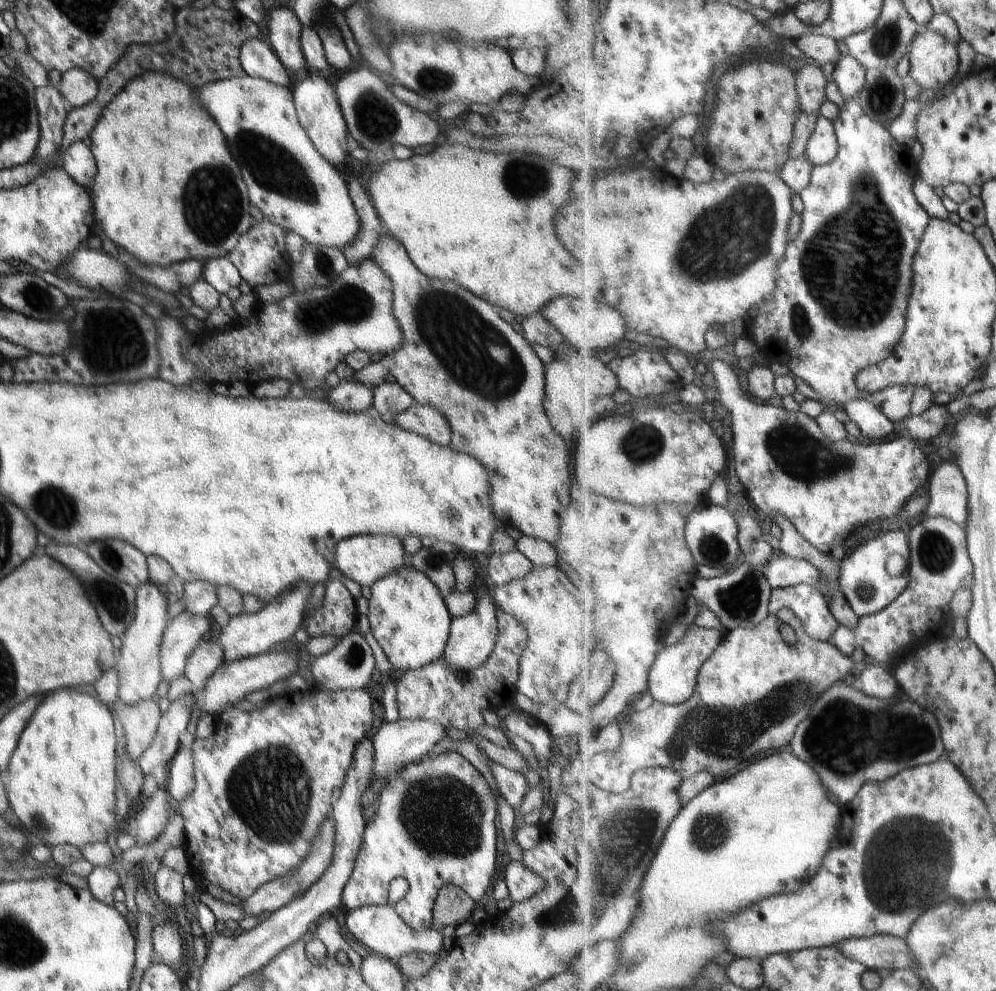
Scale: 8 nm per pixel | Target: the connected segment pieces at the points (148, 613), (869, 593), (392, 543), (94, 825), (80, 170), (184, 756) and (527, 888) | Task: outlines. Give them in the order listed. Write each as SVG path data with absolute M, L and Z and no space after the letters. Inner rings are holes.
M145 582L135 589L134 620L121 638L120 660L115 663L119 674L118 700L135 705L146 699L156 698L156 689L163 680L160 662L162 639L169 623L169 602L158 584Z
M891 530L866 541L842 560L843 567L839 578L840 586L859 617L882 612L906 592L911 583L911 574L907 571L899 577L892 576L888 572L886 564L888 564L888 558L892 554L901 554L904 557L909 557L910 552L909 535L904 530Z
M354 535L335 546L334 566L345 576L357 582L365 591L378 579L408 566L402 540L394 535Z
M56 689L43 696L43 701L39 703L34 711L32 718L27 722L26 728L22 731L19 738L17 749L12 753L7 770L7 786L5 793L11 804L11 810L14 816L22 822L22 826L37 836L42 842L50 847L68 845L76 848L83 847L92 843L106 843L108 835L114 830L120 832L119 827L124 820L119 822L116 814L116 785L117 785L117 759L116 759L116 734L114 733L114 720L109 708L101 703L98 698L90 694L82 694L76 690Z
M82 141L72 143L61 156L61 167L86 190L90 190L97 166L90 147Z
M180 746L168 769L166 791L171 801L180 804L190 796L195 787L192 751Z
M510 861L504 872L504 883L507 884L509 897L514 903L521 903L536 894L545 885L545 881L528 870L523 863Z

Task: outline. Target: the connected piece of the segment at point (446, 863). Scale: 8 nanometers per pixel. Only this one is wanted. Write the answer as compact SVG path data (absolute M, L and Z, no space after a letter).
M446 751L436 754L436 756L427 756L427 754L416 762L411 762L410 764L404 765L399 771L400 778L396 778L396 773L394 776L389 776L386 780L386 785L380 794L380 799L376 801L375 804L375 815L367 822L365 826L365 833L363 836L363 843L360 847L358 856L356 857L352 874L343 888L342 902L347 910L354 910L360 907L370 906L370 905L388 905L388 889L390 882L394 878L402 876L406 878L409 884L409 889L398 902L395 903L394 910L398 913L398 916L416 932L421 930L426 930L430 928L431 922L433 921L433 906L435 900L438 896L438 891L444 885L454 885L460 887L475 903L480 902L484 898L484 894L488 892L490 880L495 871L495 860L496 854L496 840L498 840L498 832L495 830L496 826L496 815L497 815L497 800L490 788L488 782L481 772L475 766L472 766L466 758L455 751Z

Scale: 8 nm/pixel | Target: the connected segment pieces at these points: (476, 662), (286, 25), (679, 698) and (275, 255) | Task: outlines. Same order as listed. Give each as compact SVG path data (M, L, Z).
M482 595L477 599L474 610L464 616L451 617L449 626L449 639L443 650L442 659L454 671L474 670L491 655L496 644L499 622L496 618L498 606L488 595Z
M277 7L268 12L265 38L280 62L293 75L293 72L306 67L300 42L303 24L292 8Z
M694 623L678 644L666 645L649 678L649 691L654 700L667 705L688 702L697 693L702 667L714 656L724 638L722 630L704 628Z
M266 219L255 222L248 232L239 238L235 249L226 255L227 259L238 269L241 279L246 284L250 284L252 289L278 282L276 278L282 278L282 276L276 276L273 274L275 272L291 274L291 270L286 269L286 264L293 264L286 249L286 232L288 231L285 228Z

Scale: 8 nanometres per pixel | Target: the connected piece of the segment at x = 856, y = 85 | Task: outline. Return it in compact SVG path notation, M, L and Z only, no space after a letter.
M854 55L840 59L834 72L834 80L844 97L857 97L866 88L869 70Z

